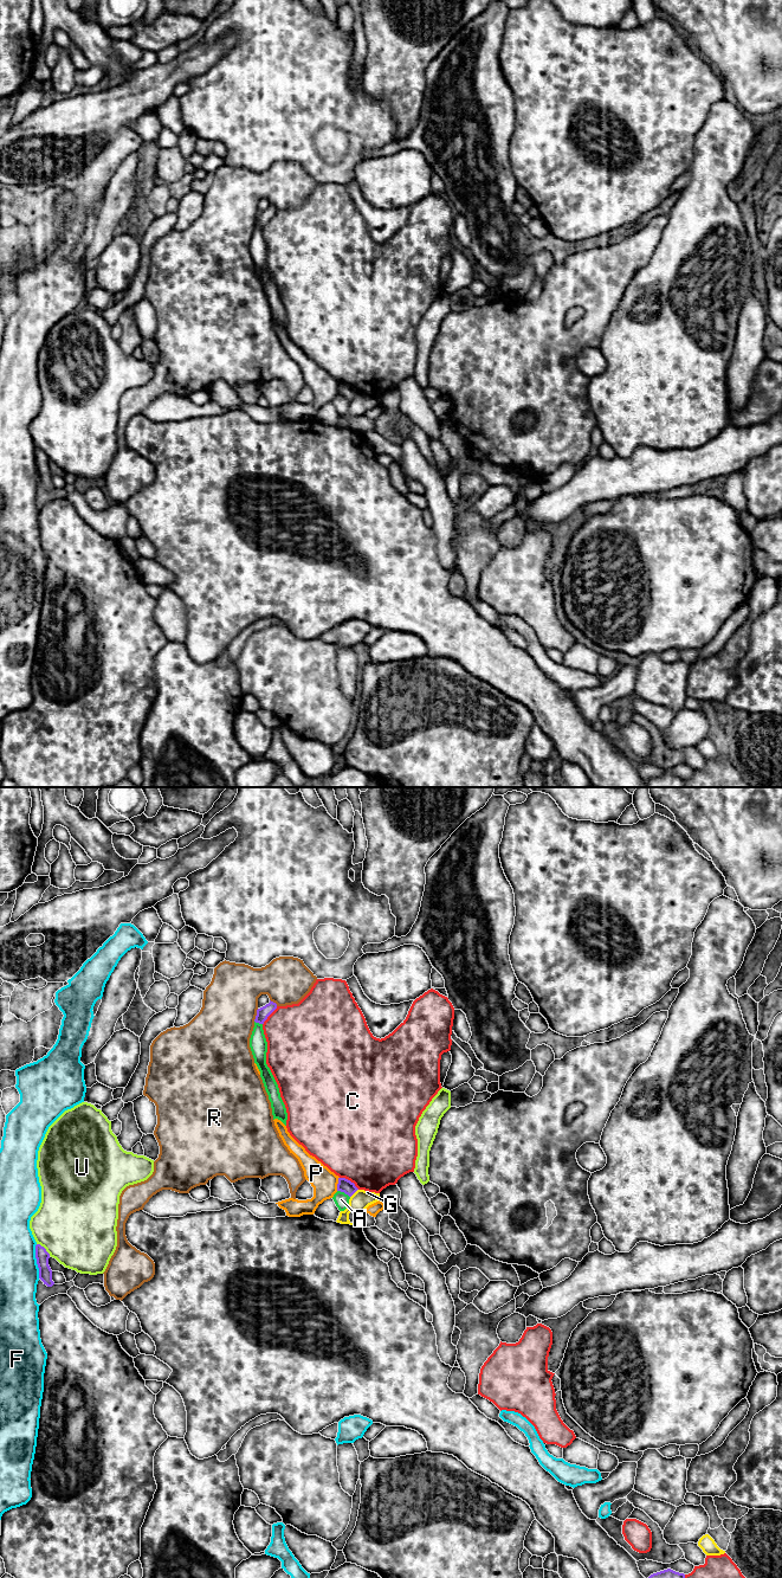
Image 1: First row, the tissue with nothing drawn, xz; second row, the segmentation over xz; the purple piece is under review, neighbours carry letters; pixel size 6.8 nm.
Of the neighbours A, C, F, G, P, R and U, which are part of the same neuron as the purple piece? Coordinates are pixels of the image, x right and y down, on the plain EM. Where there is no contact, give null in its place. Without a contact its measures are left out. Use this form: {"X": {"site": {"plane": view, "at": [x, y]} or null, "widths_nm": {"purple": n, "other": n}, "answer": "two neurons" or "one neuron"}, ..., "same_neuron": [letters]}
{"A": {"site": {"plane": "xz", "at": [343, 395]}, "widths_nm": {"purple": 90, "other": 100}, "answer": "two neurons"}, "C": {"site": {"plane": "xz", "at": [349, 385]}, "widths_nm": {"purple": 90, "other": 500}, "answer": "two neurons"}, "F": {"site": {"plane": "xz", "at": [37, 465]}, "widths_nm": {"purple": 100, "other": 280}, "answer": "two neurons"}, "G": {"site": {"plane": "xz", "at": [354, 397]}, "widths_nm": {"purple": 90, "other": 140}, "answer": "two neurons"}, "P": {"site": {"plane": "xz", "at": [337, 388]}, "widths_nm": {"purple": 90, "other": 170}, "answer": "two neurons"}, "R": {"site": {"plane": "xz", "at": [257, 219]}, "widths_nm": {"purple": 80, "other": 400}, "answer": "two neurons"}, "U": {"site": {"plane": "xz", "at": [44, 452]}, "widths_nm": {"purple": 100, "other": 500}, "answer": "two neurons"}, "same_neuron": []}

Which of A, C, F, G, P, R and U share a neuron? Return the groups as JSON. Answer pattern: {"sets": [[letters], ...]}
{"sets": [["A"], ["C"], ["F"], ["G"], ["P"], ["R"], ["U"]]}

